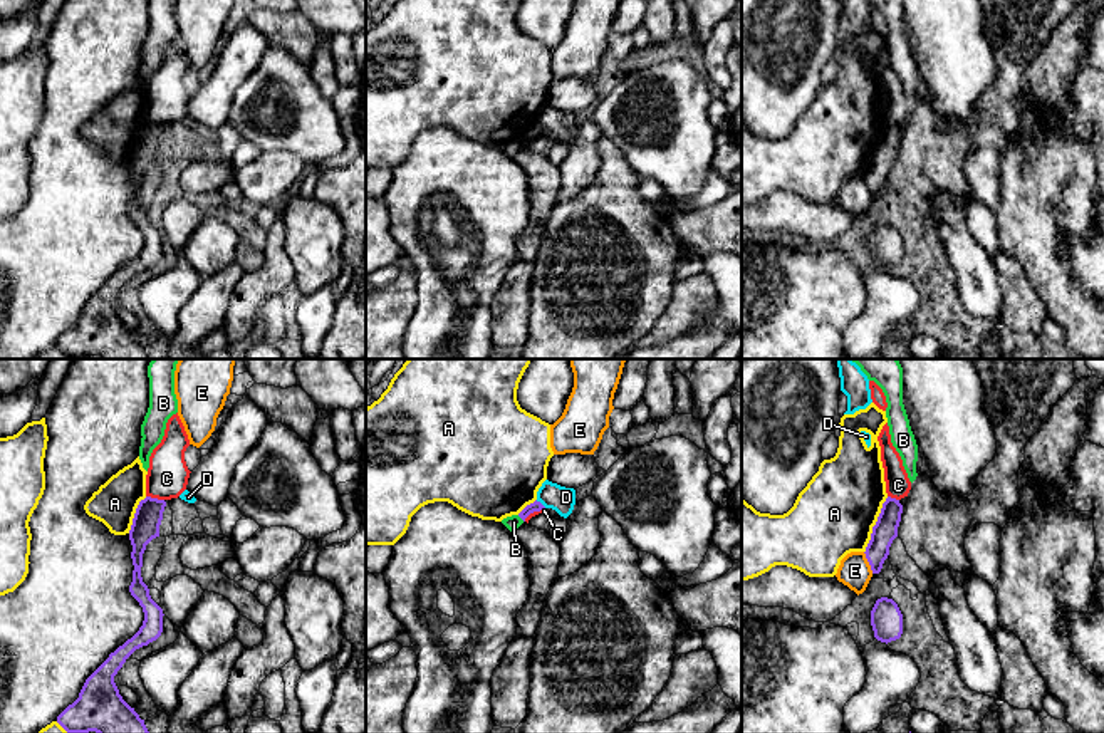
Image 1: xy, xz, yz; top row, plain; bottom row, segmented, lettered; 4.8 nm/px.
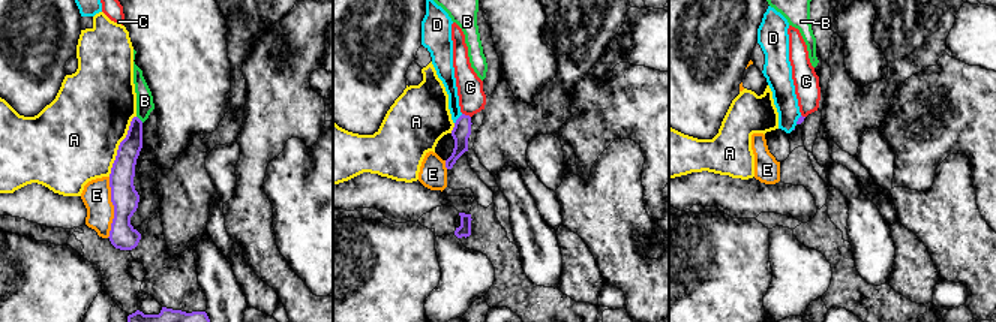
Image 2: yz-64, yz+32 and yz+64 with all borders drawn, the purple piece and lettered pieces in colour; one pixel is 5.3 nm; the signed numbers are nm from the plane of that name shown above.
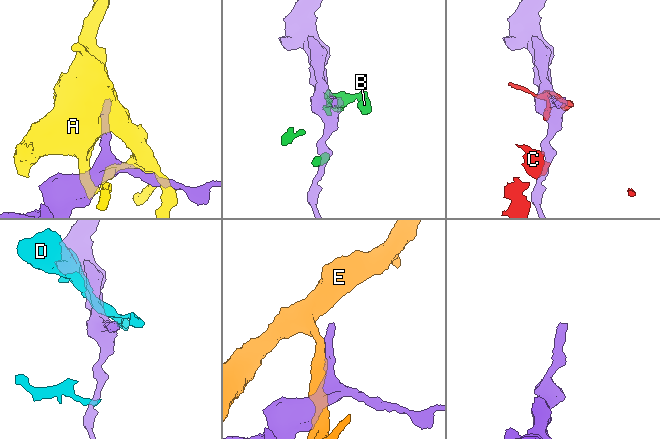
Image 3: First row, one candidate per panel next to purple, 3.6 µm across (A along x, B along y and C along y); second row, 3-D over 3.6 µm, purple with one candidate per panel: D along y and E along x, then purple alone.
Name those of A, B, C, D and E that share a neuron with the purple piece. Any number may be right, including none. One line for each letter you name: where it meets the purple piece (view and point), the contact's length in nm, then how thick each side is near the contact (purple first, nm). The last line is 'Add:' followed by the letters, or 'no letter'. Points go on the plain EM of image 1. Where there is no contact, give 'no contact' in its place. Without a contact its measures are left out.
Add: no letter

